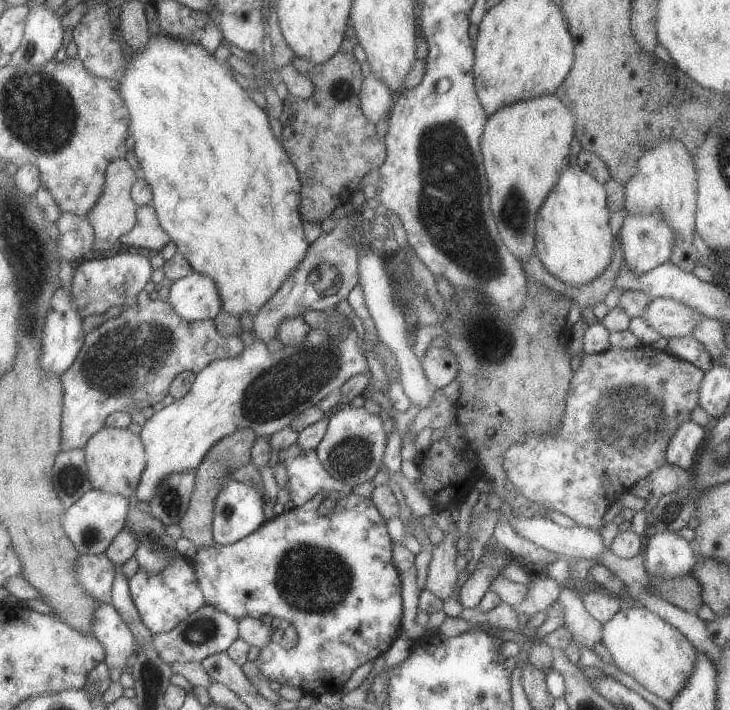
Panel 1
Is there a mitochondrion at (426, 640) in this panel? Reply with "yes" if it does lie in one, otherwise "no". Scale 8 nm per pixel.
no

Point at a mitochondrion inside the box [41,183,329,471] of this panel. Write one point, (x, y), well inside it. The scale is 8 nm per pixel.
(111, 367)

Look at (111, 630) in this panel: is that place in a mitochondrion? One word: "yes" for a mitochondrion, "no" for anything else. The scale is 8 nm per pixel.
no

